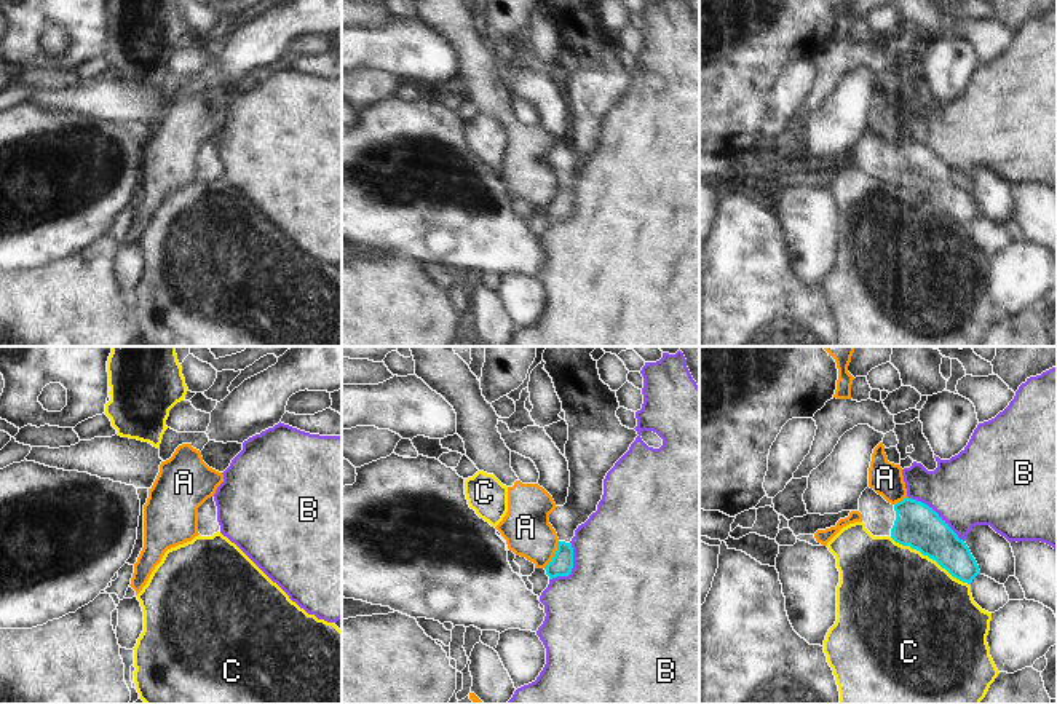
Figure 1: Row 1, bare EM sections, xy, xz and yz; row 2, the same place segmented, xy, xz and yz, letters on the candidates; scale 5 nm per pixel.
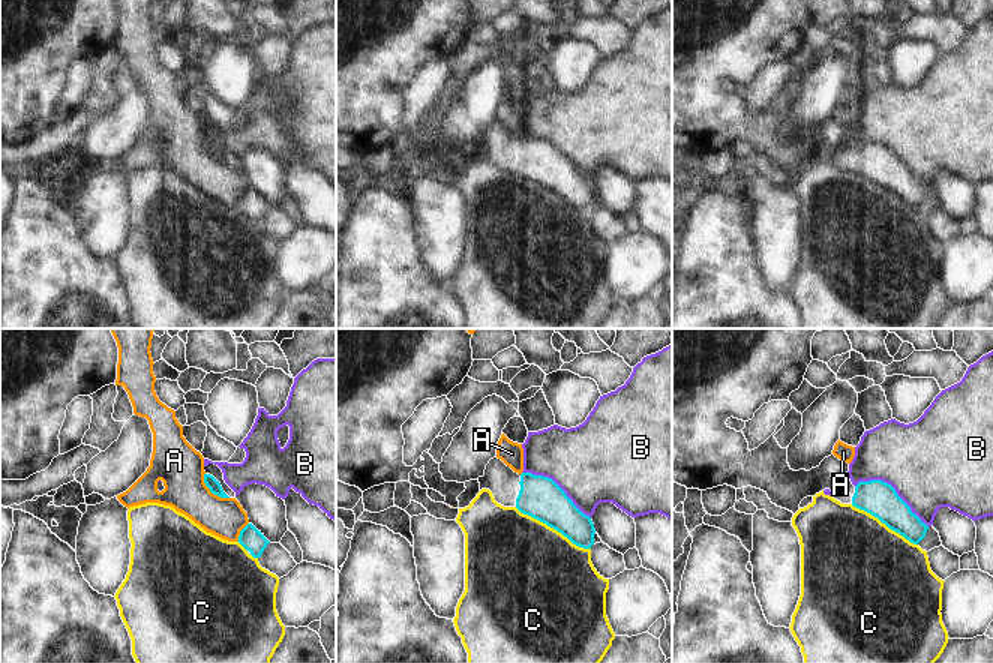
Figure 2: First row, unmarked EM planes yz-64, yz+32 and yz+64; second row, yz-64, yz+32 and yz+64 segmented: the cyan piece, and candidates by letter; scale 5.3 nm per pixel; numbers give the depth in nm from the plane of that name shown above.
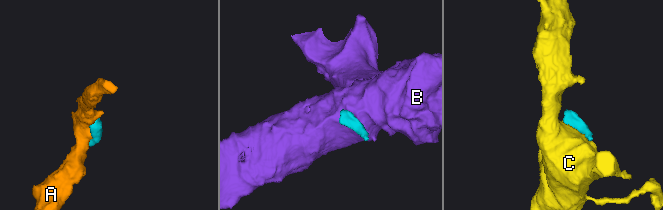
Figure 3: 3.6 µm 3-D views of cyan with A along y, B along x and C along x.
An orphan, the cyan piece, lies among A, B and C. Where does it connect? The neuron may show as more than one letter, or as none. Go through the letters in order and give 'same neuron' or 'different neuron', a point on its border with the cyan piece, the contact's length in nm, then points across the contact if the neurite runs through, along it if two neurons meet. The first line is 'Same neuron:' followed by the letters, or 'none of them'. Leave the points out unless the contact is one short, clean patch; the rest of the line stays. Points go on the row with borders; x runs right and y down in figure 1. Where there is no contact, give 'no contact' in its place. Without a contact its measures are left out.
Same neuron: none of them
A: different neuron; contact xz (554, 554); length 160 nm
B: different neuron; contact yz (938, 514); length 360 nm; border yz (909, 497), (926, 503), (963, 541)
C: different neuron; contact yz (930, 557); length 480 nm

